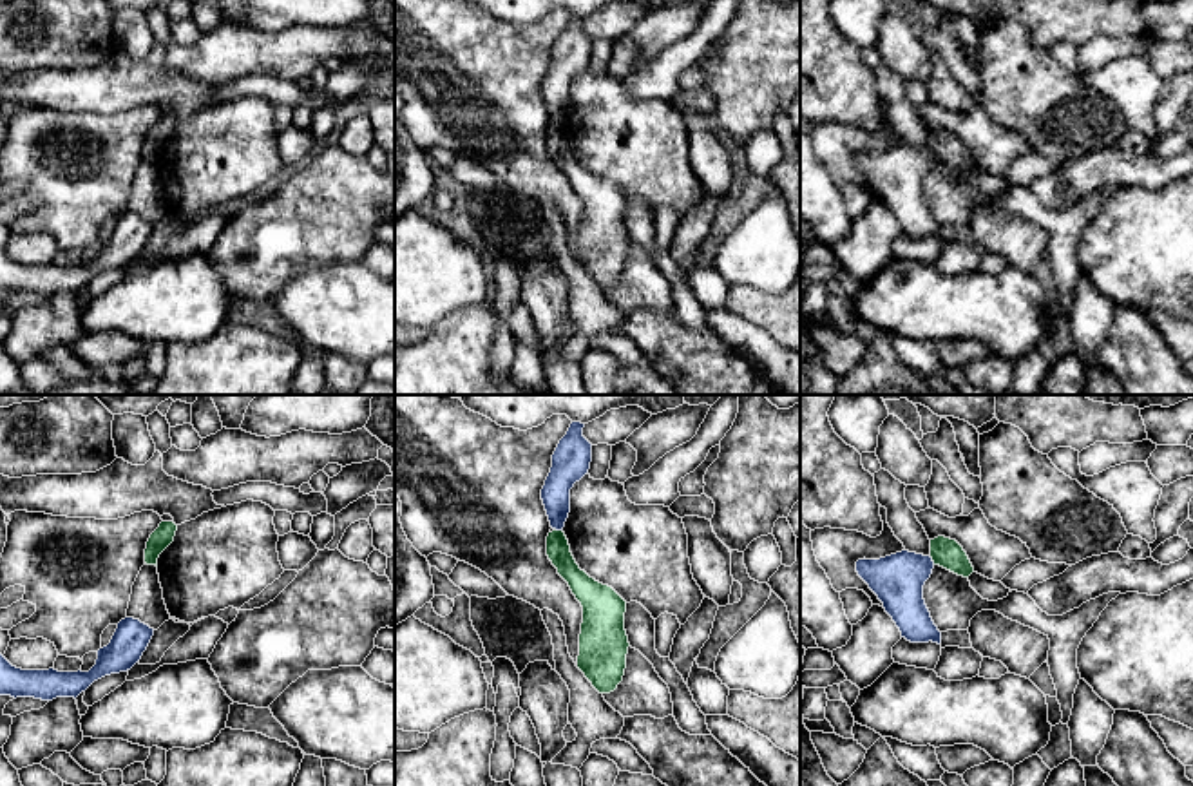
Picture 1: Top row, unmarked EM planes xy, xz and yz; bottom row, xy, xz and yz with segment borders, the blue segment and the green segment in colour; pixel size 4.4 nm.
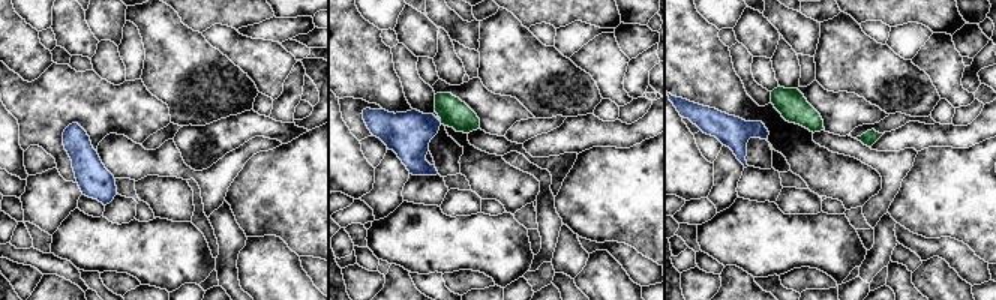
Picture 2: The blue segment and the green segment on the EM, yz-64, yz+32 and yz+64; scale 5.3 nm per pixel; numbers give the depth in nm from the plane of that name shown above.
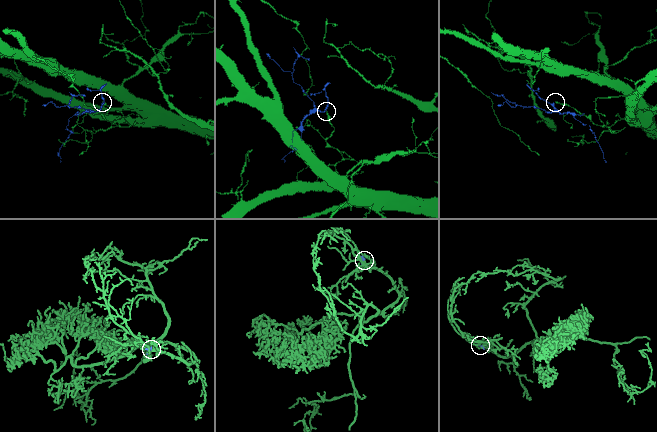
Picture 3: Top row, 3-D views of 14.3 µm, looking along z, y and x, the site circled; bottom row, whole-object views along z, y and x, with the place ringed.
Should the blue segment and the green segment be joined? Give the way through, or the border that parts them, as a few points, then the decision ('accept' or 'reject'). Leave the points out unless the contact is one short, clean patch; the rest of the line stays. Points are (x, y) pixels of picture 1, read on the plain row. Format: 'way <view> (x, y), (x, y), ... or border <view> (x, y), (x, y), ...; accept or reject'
border xz (554, 122), (562, 125); reject

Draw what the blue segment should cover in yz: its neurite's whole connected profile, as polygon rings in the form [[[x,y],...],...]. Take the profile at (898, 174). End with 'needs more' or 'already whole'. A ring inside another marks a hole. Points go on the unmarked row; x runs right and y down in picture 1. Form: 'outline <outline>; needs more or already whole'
outline [[[902,145],[880,154],[858,154],[856,167],[883,197],[885,206],[911,237],[941,237],[923,194],[923,179],[931,172],[931,150]]]; already whole

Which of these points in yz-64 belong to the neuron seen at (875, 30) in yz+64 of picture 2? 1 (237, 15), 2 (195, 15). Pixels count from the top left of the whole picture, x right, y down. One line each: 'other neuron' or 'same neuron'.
1: other neuron
2: other neuron

